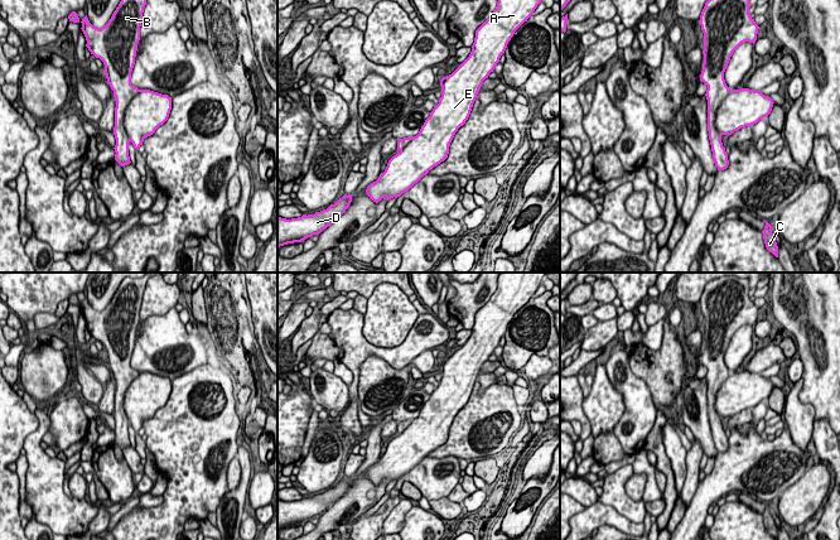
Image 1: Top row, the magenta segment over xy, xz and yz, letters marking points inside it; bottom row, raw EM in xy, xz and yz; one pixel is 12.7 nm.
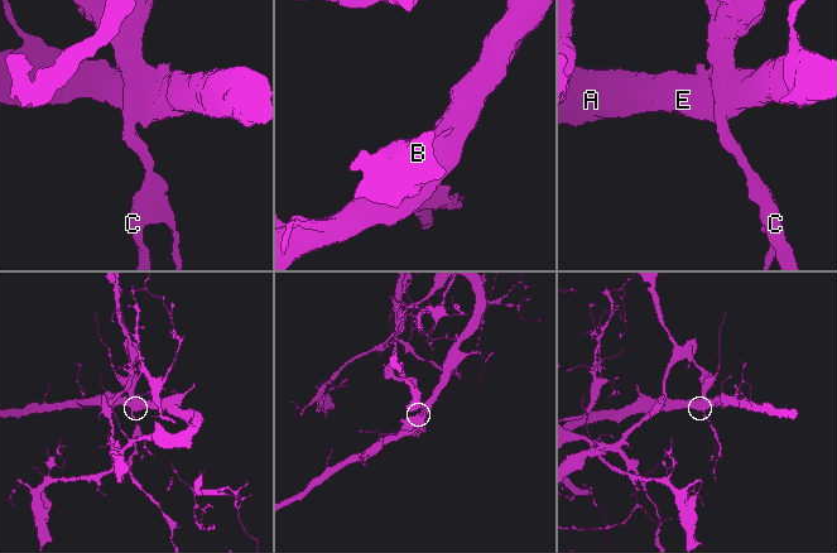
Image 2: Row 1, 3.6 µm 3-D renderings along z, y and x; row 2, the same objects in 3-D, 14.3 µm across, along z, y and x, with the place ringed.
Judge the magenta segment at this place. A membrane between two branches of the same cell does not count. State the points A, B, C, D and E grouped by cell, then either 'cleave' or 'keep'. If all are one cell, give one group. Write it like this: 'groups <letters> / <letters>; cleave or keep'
groups A D E / B C; cleave

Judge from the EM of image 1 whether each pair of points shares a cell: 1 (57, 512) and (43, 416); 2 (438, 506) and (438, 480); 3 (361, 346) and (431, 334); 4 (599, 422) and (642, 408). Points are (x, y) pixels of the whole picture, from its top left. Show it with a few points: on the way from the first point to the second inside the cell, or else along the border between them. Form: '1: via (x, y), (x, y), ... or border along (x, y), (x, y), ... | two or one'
1: via (44, 488), (44, 473), (35, 456), (35, 440) | one
2: border along (447, 496), (429, 501) | two
3: via (379, 351), (405, 352), (414, 345) | one
4: border along (614, 386), (622, 395), (624, 411), (612, 432) | two

